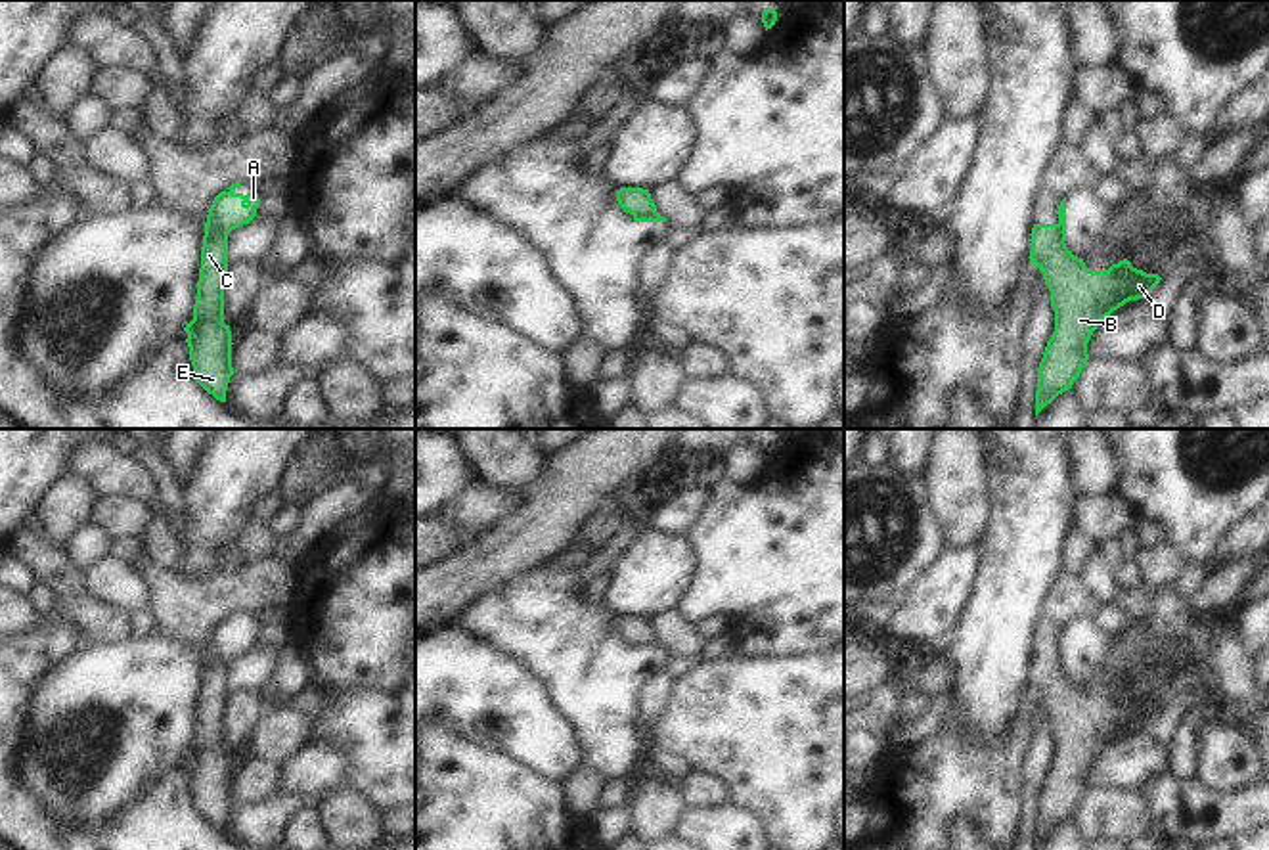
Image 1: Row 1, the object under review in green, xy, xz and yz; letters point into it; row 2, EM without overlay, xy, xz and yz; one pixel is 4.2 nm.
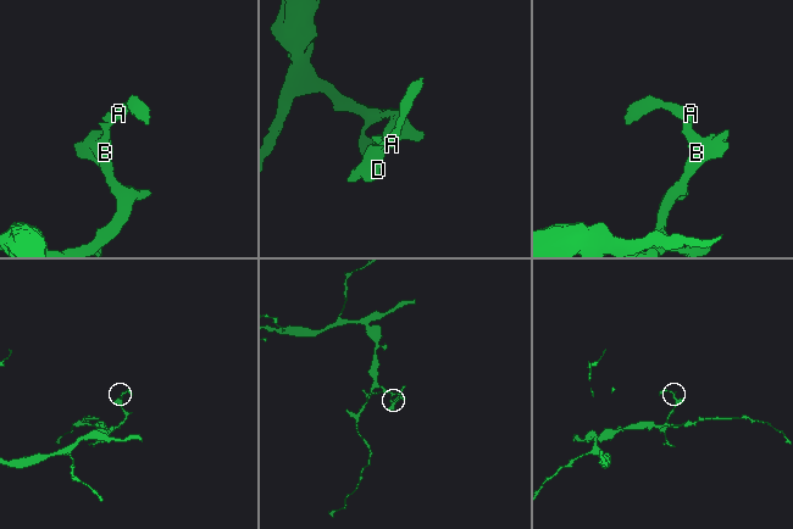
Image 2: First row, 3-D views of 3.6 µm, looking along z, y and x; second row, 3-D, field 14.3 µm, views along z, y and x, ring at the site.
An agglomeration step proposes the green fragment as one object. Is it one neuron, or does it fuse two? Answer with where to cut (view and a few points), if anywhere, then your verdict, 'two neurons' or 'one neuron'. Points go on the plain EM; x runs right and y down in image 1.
cut in xy along (205, 657), (226, 665); two neurons

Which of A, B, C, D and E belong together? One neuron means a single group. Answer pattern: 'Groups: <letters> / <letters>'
Groups: A / B C D E.

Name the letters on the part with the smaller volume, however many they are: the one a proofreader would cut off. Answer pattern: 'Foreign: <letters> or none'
Foreign: A.

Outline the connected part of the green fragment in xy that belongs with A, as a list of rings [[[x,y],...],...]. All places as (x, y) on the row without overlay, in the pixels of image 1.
[[[232,613],[226,620],[220,620],[207,643],[205,659],[214,659],[228,664],[232,659],[249,653],[256,645],[258,622],[235,622],[241,613]]]

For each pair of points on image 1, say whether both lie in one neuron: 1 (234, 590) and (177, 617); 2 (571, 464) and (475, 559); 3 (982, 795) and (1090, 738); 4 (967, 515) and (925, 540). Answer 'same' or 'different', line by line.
1: same
2: same
3: different
4: different

